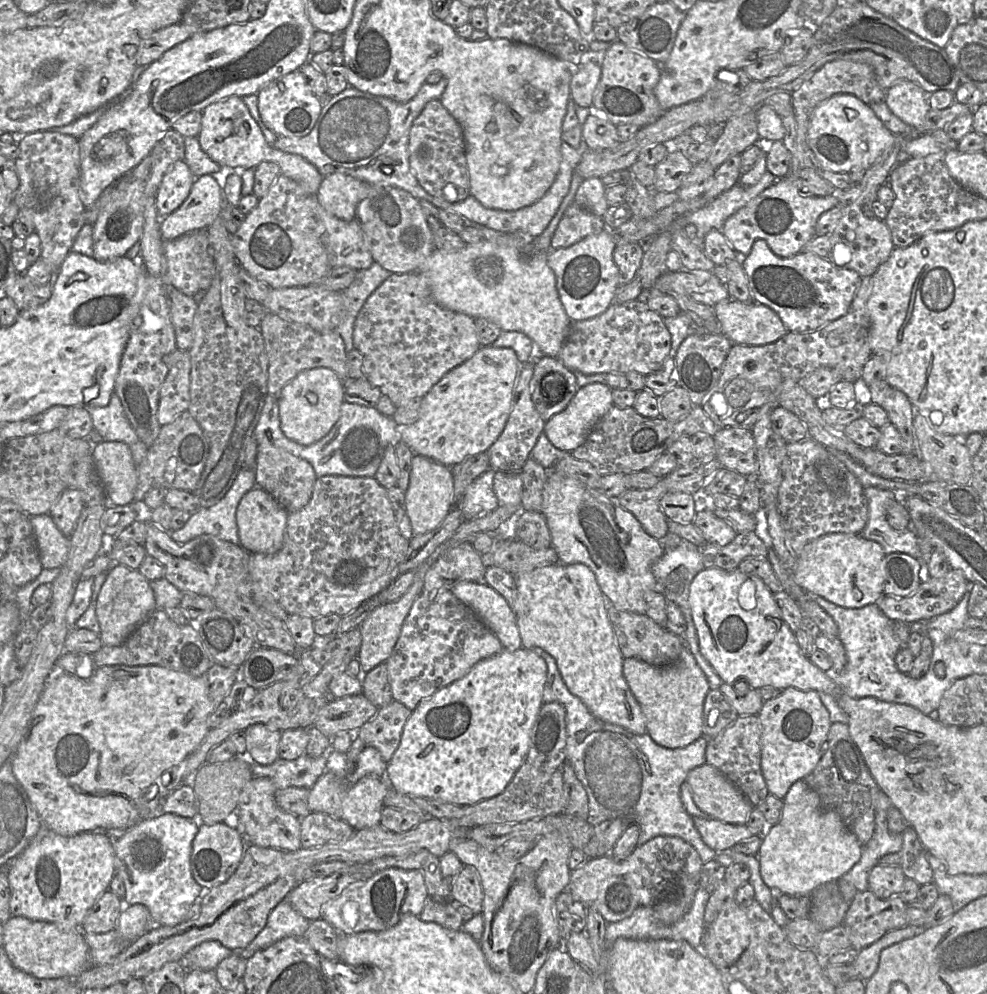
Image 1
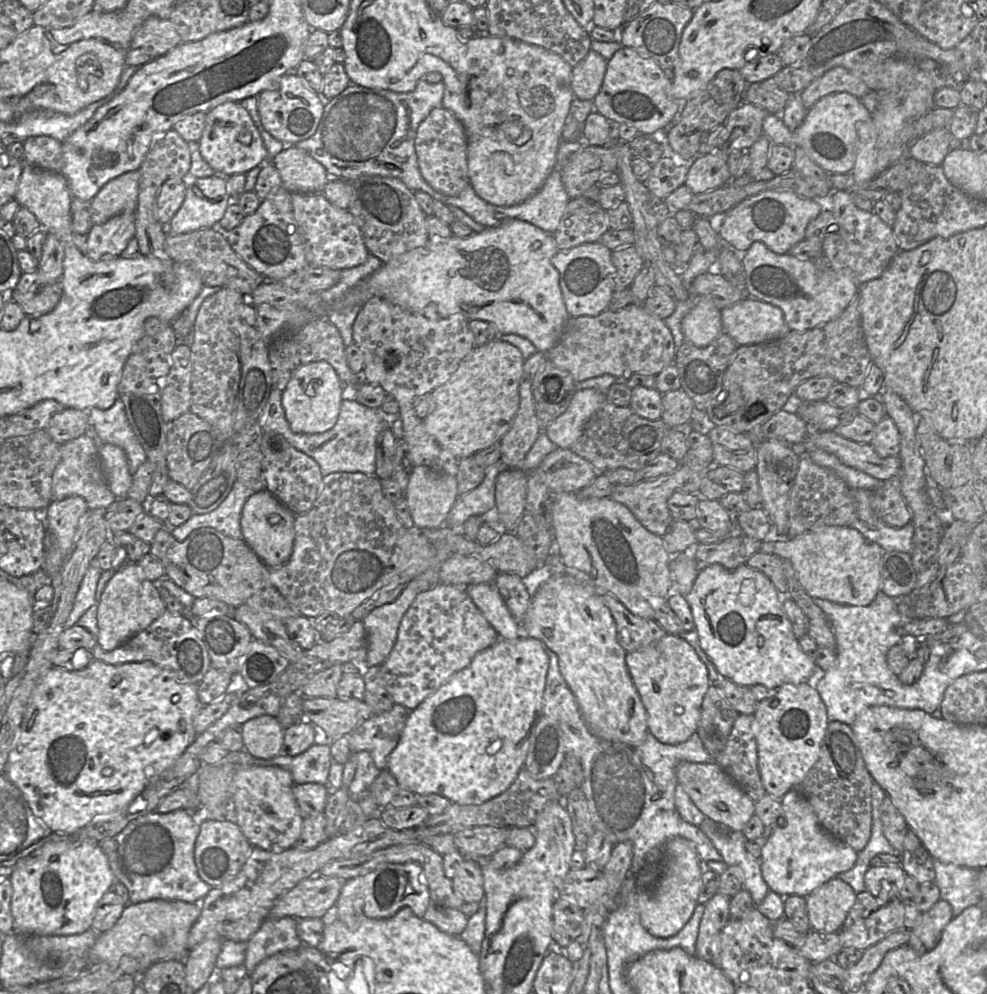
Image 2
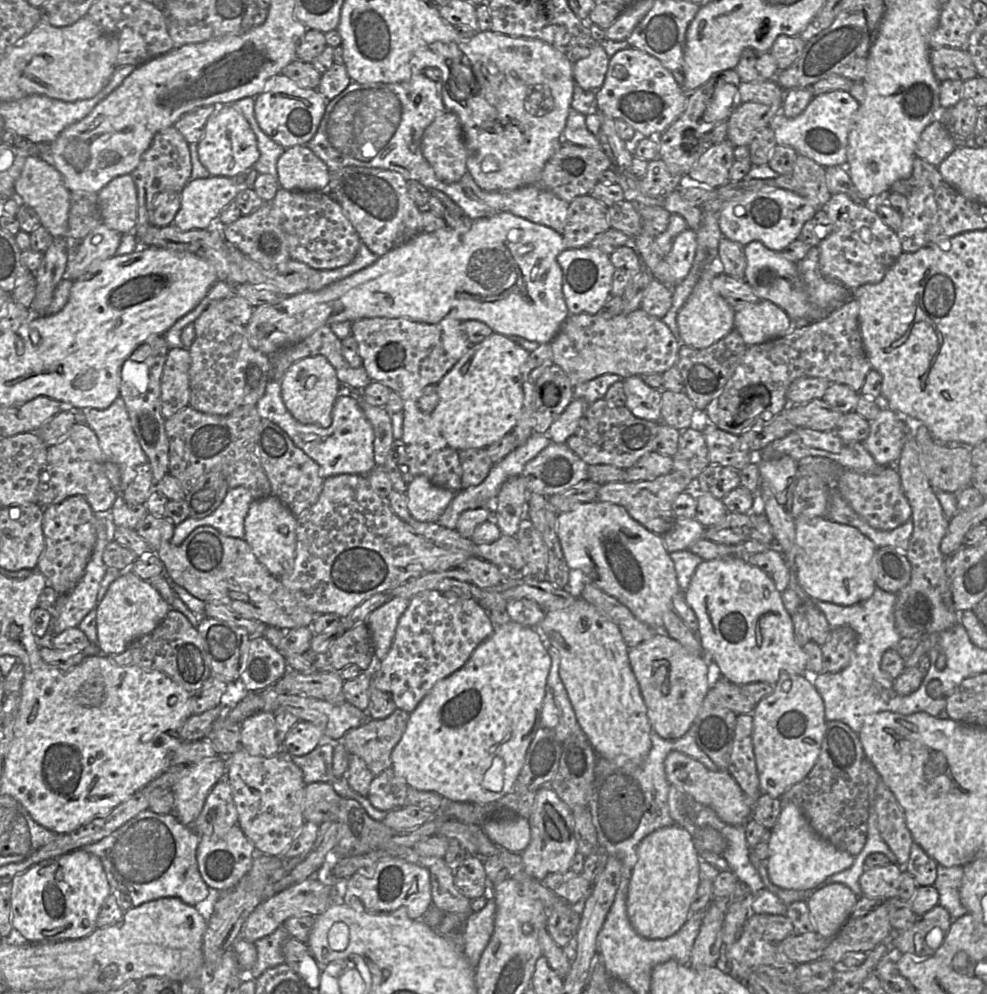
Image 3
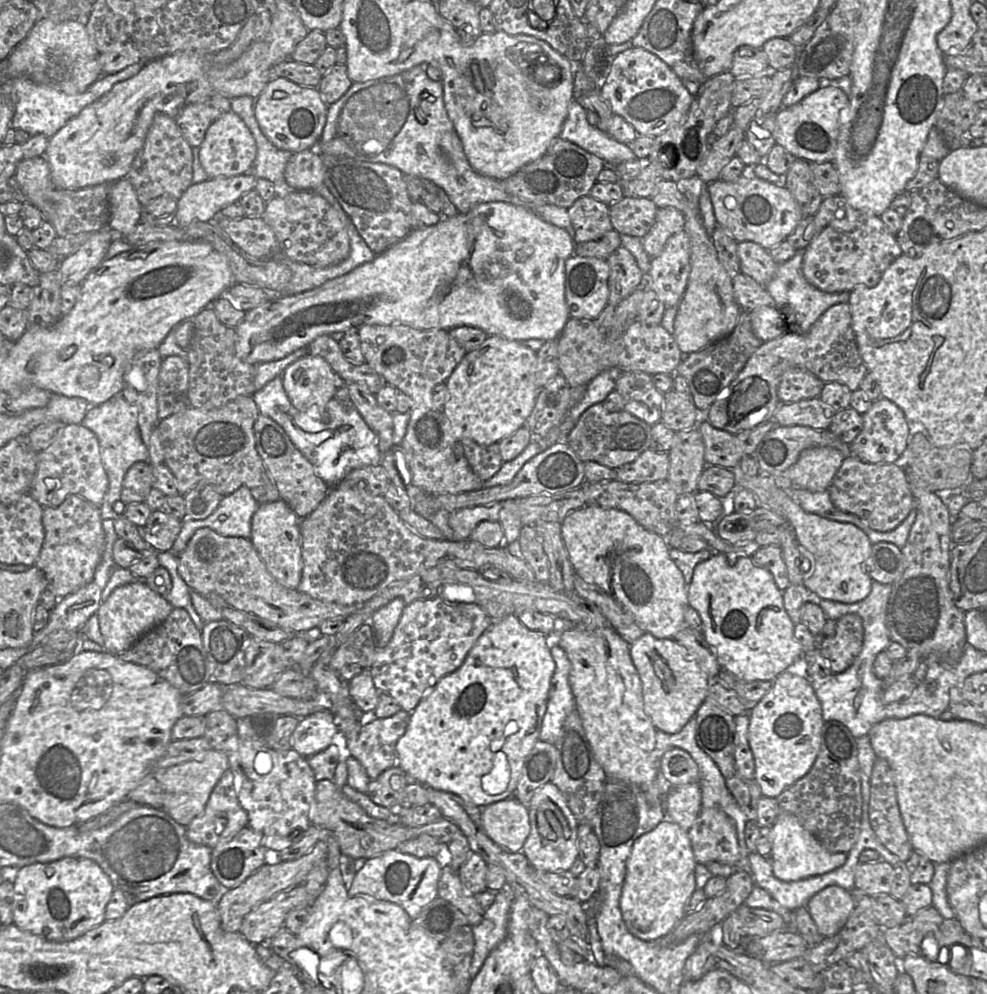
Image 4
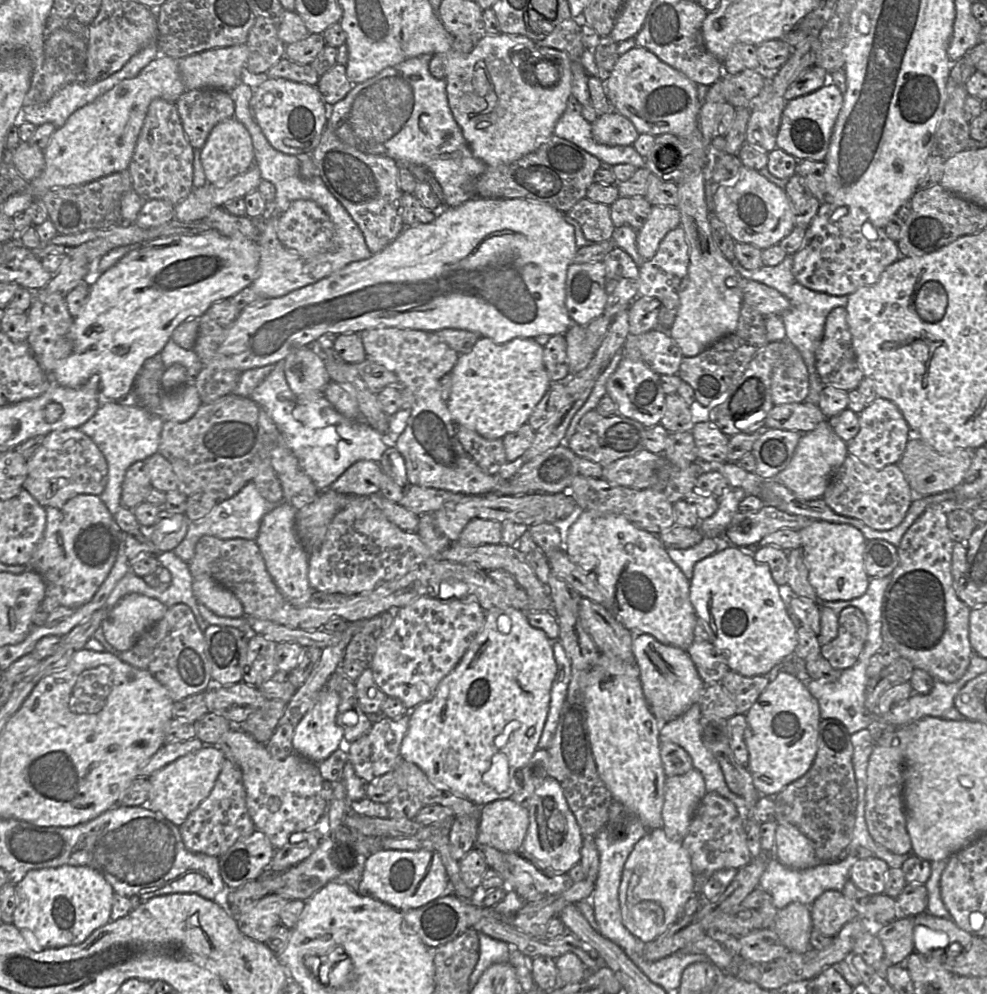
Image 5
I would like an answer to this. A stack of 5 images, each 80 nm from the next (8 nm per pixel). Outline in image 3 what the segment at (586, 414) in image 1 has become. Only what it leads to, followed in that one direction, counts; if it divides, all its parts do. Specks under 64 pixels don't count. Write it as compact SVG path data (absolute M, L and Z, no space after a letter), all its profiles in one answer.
M574 399L566 410L553 422L546 436L557 444L566 444L577 430L580 420L589 408L584 399Z

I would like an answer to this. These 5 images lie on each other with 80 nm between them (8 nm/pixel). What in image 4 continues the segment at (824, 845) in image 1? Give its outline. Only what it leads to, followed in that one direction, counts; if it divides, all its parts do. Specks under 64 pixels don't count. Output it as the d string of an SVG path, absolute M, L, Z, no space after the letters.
M781 812L778 815L772 826L771 842L769 858L773 874L786 882L827 873L842 866L847 859L847 853L827 851L816 837L803 827L798 818L789 812Z

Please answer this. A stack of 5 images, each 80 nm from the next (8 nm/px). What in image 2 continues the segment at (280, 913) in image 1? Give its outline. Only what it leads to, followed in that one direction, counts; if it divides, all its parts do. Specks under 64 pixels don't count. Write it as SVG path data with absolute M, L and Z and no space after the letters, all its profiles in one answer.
M294 917L267 918L247 942L244 965L248 975L266 958L287 950L298 950L301 940L297 934L298 919Z

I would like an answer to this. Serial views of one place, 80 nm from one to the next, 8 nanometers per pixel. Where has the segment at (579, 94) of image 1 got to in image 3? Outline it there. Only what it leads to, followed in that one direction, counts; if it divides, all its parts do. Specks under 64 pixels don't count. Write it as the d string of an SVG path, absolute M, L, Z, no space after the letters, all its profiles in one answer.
M597 41L585 57L573 65L575 84L583 90L597 92L603 85L608 70L610 57Z

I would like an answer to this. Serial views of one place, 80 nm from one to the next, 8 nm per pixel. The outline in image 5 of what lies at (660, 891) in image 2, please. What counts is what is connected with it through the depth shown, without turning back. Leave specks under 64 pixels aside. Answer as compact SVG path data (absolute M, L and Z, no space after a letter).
M663 828L649 830L624 864L619 887L622 923L639 941L649 943L679 919L686 902L696 894L696 876L682 841L670 840Z

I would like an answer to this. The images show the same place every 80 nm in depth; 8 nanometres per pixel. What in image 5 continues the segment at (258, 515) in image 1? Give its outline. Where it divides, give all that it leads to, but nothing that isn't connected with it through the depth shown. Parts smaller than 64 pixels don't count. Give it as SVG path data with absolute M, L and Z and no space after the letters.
M287 502L279 503L261 520L255 540L264 558L266 568L284 598L294 606L302 606L314 592L308 580L308 552L296 533L296 513Z

